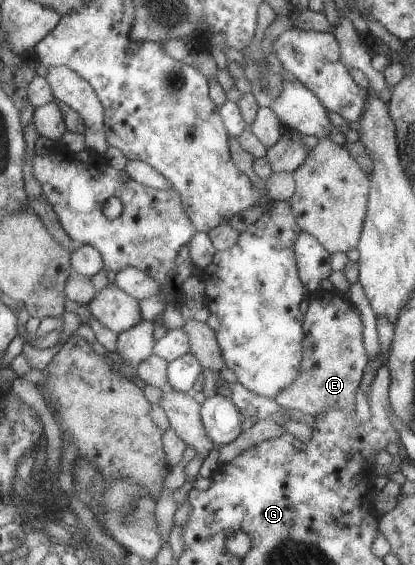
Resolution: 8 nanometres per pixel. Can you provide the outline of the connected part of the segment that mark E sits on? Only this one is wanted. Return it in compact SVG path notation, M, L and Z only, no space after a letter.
M320 289L319 293L310 295L307 319L305 320L306 345L301 366L301 376L294 385L279 392L275 400L282 408L302 411L314 418L327 411L344 411L348 415L356 414L356 392L364 376L364 366L368 364L368 352L364 346L364 321L359 310L342 298L336 291Z

